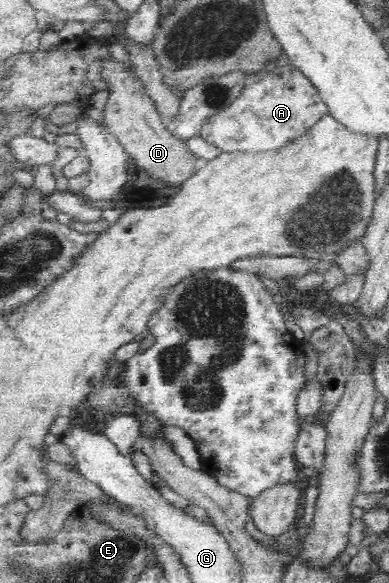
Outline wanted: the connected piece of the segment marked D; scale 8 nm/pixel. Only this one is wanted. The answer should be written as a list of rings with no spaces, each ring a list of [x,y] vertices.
[[[111,60],[101,70],[103,80],[108,84],[110,97],[103,109],[103,125],[123,145],[129,158],[134,158],[151,178],[165,182],[171,188],[180,188],[191,178],[202,164],[201,158],[193,153],[185,139],[167,130],[165,120],[157,110],[155,102],[146,94],[145,85],[133,74],[133,65]]]

